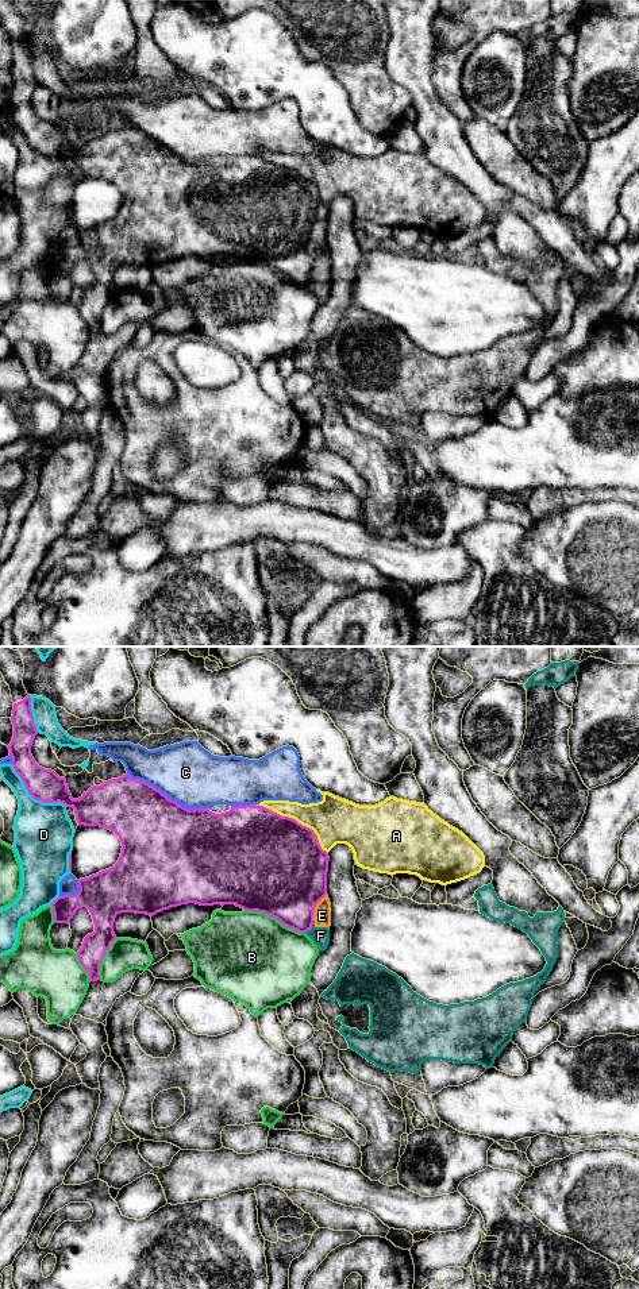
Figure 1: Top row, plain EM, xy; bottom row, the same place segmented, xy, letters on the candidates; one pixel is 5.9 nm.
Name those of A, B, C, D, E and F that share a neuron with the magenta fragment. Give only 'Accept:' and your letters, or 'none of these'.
Accept: none of these

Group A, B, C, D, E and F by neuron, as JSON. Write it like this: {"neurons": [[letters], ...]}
{"neurons": [["A"], ["B"], ["C"], ["D"], ["E", "F"]]}

